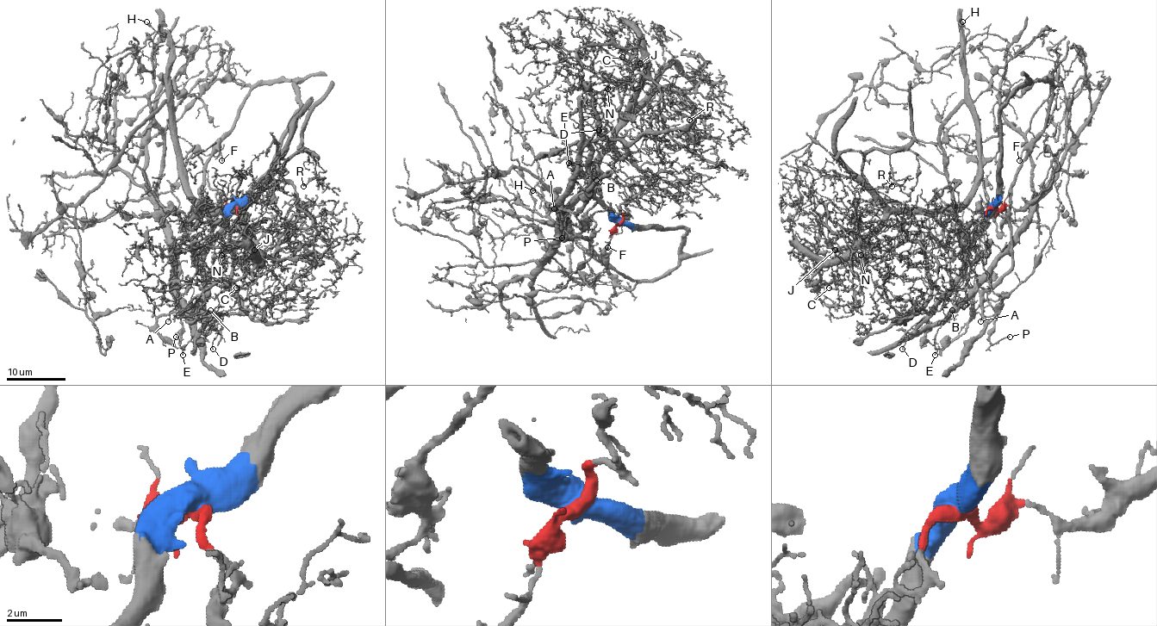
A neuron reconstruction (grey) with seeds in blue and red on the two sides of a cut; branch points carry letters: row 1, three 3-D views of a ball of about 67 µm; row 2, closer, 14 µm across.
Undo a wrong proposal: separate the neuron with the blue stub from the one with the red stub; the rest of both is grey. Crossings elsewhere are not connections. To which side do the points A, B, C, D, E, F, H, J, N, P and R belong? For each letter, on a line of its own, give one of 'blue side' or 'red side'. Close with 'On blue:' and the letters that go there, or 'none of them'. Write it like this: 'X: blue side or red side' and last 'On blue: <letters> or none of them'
A: blue side
B: blue side
C: red side
D: blue side
E: blue side
F: blue side
H: red side
J: red side
N: red side
P: blue side
R: red side
On blue: A, B, D, E, F, P

